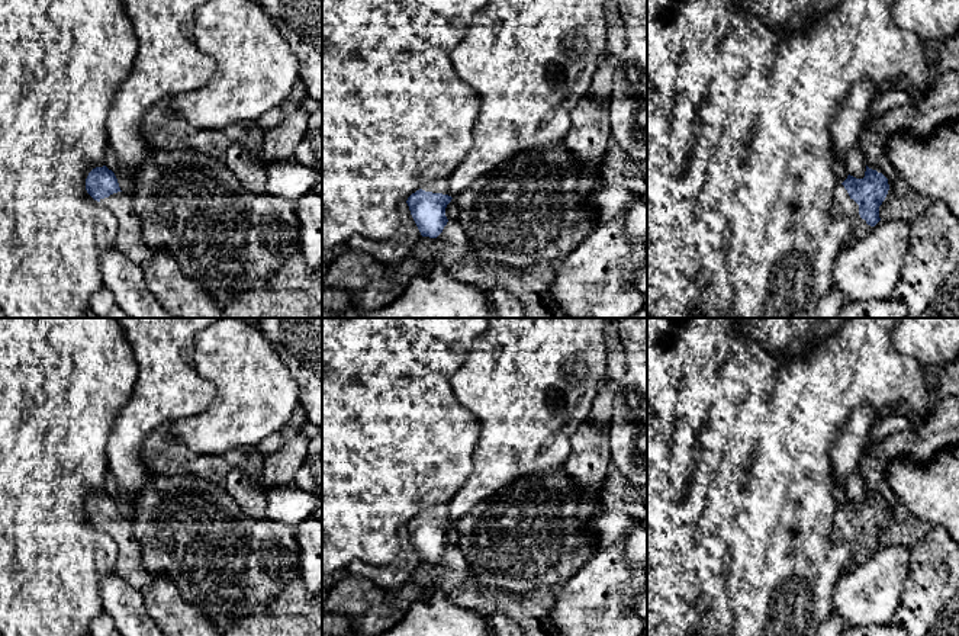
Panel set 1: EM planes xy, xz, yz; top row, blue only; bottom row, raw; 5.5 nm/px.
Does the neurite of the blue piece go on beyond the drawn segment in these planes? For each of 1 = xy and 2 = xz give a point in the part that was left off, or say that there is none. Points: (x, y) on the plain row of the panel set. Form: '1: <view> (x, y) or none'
1: xy (129, 567)
2: xz (437, 511)

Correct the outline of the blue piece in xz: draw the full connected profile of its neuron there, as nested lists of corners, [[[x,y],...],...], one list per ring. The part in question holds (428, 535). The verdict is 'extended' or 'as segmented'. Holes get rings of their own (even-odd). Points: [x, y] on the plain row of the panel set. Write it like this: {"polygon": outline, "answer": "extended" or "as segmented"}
{"polygon": [[[447,504],[434,505],[412,518],[406,529],[422,562],[437,563],[448,545],[445,533],[451,527]]], "answer": "extended"}

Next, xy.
{"polygon": [[[106,491],[93,494],[86,504],[86,515],[115,540],[119,550],[115,574],[131,588],[142,591],[154,576],[142,565],[132,523],[120,515],[115,498]]], "answer": "extended"}

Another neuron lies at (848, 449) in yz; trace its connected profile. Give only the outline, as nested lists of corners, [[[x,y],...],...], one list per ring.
[[[869,405],[855,408],[830,450],[831,475],[836,482],[833,494],[839,510],[849,501],[846,481],[859,465],[873,421],[873,409]]]

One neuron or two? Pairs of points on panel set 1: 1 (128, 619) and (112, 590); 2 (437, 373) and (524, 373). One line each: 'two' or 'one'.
1: one
2: two

